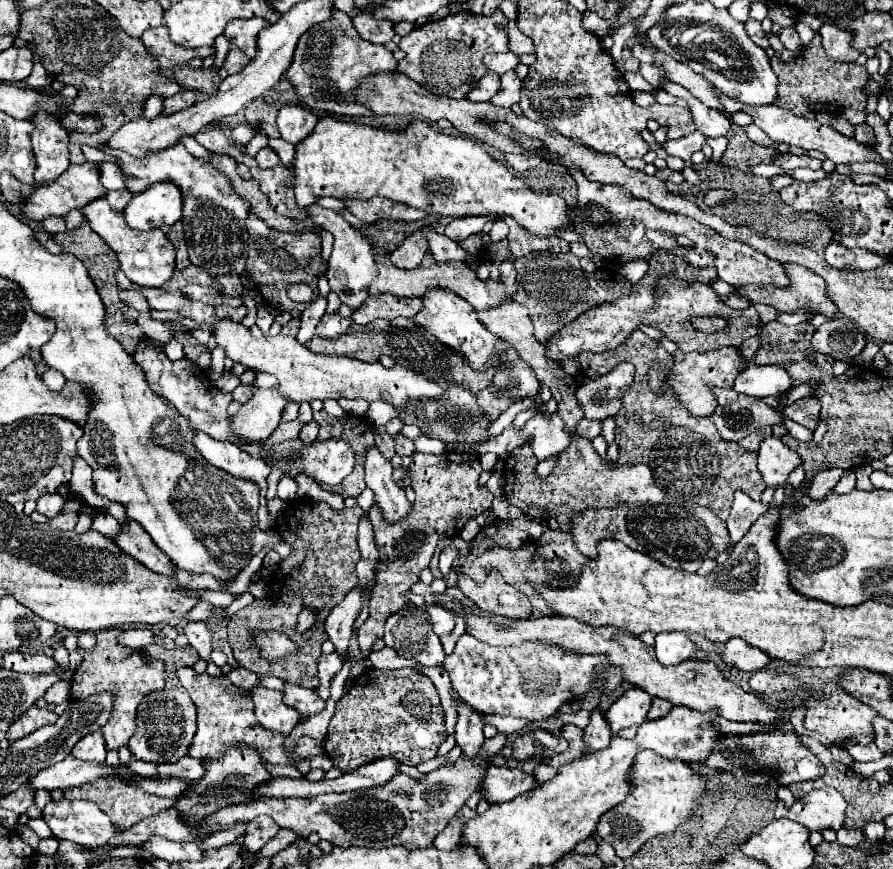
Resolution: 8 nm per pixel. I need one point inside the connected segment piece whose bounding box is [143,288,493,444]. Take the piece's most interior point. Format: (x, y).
(451, 414)

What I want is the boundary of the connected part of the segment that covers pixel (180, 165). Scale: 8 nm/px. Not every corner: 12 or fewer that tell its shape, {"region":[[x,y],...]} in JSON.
{"region":[[183,144],[117,158],[131,192],[181,188],[189,260],[243,274],[249,204]]}

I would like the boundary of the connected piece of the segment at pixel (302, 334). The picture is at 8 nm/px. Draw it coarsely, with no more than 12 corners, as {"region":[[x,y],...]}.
{"region":[[319,278],[319,296],[301,314],[297,340],[311,340],[327,308],[329,284]]}

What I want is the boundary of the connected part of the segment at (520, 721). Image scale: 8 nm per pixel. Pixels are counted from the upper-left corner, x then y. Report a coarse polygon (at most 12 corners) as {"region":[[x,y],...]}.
{"region":[[483,716],[503,734],[517,734],[529,722],[525,718]]}

